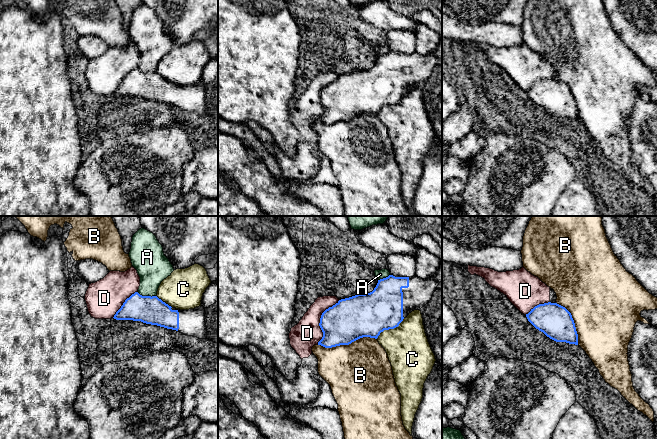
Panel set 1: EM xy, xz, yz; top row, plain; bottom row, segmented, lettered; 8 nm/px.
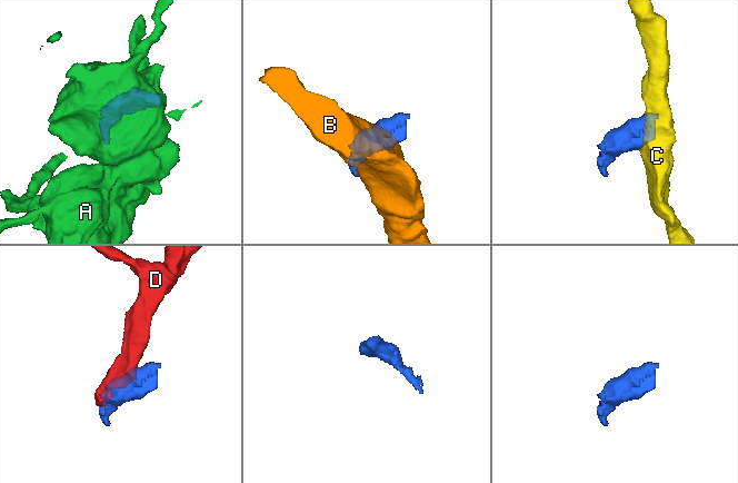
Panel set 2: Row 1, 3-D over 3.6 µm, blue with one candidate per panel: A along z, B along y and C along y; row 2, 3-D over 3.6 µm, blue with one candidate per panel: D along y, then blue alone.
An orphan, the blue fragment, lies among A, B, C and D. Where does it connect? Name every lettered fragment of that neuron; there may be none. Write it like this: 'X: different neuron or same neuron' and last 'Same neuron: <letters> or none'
A: different neuron
B: different neuron
C: different neuron
D: different neuron
Same neuron: none

